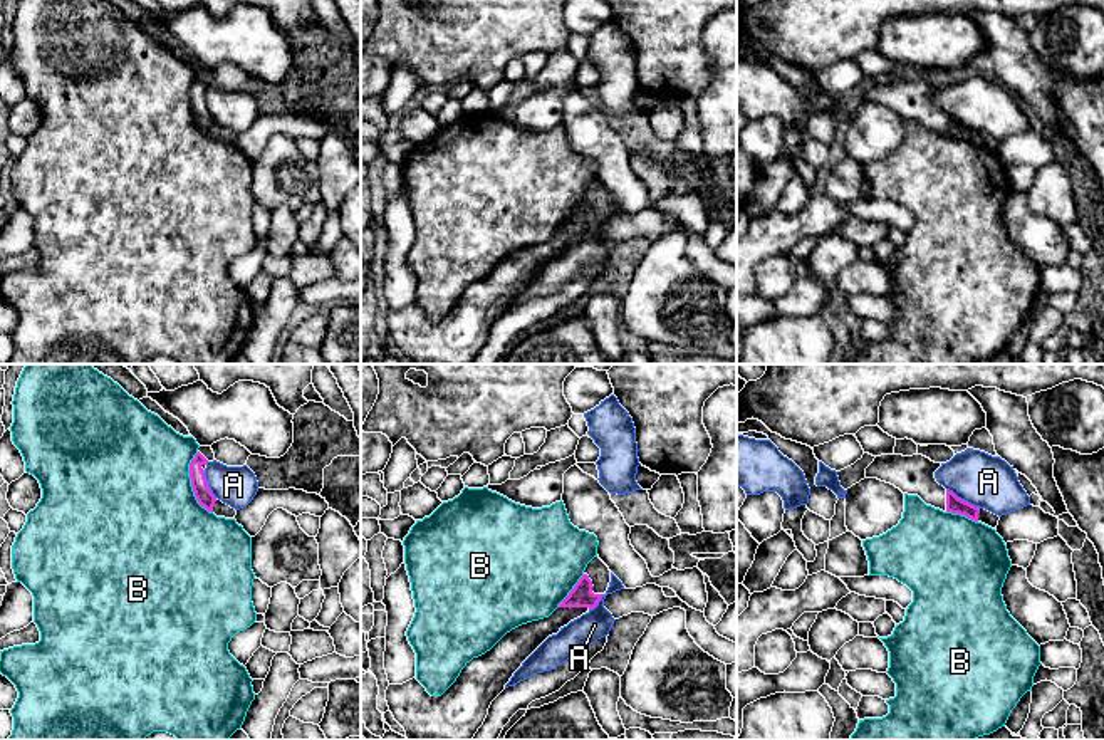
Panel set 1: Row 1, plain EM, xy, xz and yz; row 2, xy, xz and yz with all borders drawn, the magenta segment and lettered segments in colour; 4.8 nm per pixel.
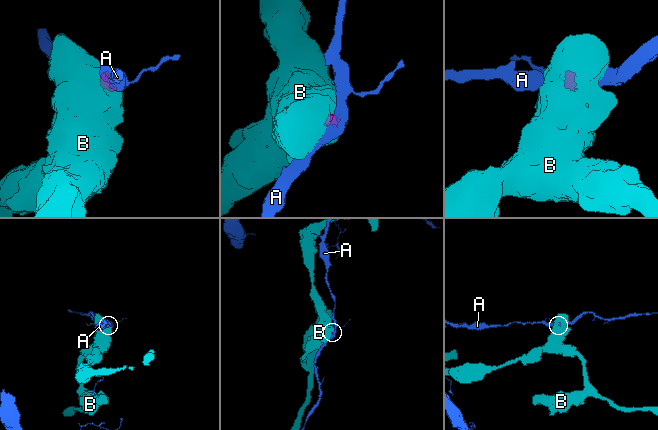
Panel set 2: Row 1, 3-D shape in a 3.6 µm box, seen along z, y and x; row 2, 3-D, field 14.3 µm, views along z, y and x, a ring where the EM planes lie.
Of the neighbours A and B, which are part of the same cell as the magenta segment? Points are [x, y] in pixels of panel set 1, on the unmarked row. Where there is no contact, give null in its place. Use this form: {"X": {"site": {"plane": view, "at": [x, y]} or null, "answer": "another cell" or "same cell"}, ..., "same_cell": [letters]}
{"A": {"site": {"plane": "yz", "at": [963, 125]}, "answer": "another cell"}, "B": {"site": {"plane": "xy", "at": [192, 108]}, "answer": "another cell"}, "same_cell": []}

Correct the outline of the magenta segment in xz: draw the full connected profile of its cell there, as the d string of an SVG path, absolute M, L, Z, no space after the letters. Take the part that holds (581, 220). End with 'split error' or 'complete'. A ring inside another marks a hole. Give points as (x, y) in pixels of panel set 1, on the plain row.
M594 181L579 206L559 232L544 243L522 248L507 257L490 275L473 282L461 294L456 305L441 319L431 320L416 304L403 309L389 309L386 326L394 344L404 352L408 364L471 364L483 349L492 326L505 314L522 287L552 258L557 258L570 245L581 242L597 230L611 206L609 191Z | split error

